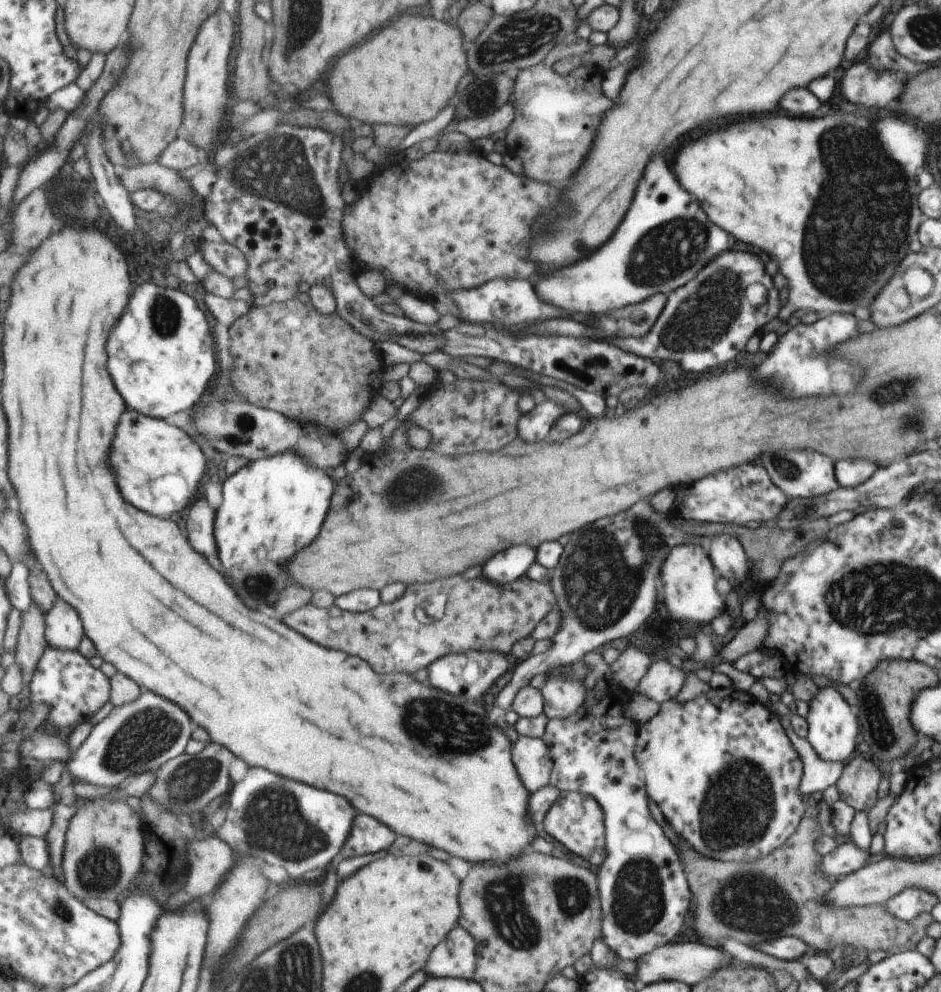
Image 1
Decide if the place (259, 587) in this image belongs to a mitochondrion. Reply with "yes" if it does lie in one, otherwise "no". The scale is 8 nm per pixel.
yes

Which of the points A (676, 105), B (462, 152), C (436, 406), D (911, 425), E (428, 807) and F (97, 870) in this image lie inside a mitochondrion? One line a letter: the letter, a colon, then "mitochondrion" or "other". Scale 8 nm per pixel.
A: other
B: other
C: other
D: mitochondrion
E: other
F: mitochondrion

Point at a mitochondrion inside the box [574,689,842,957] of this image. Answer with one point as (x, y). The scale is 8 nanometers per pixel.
(738, 804)

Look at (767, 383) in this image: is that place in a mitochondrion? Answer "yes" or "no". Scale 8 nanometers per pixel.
no

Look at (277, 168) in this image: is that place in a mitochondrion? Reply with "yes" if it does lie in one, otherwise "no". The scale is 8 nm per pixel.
yes

